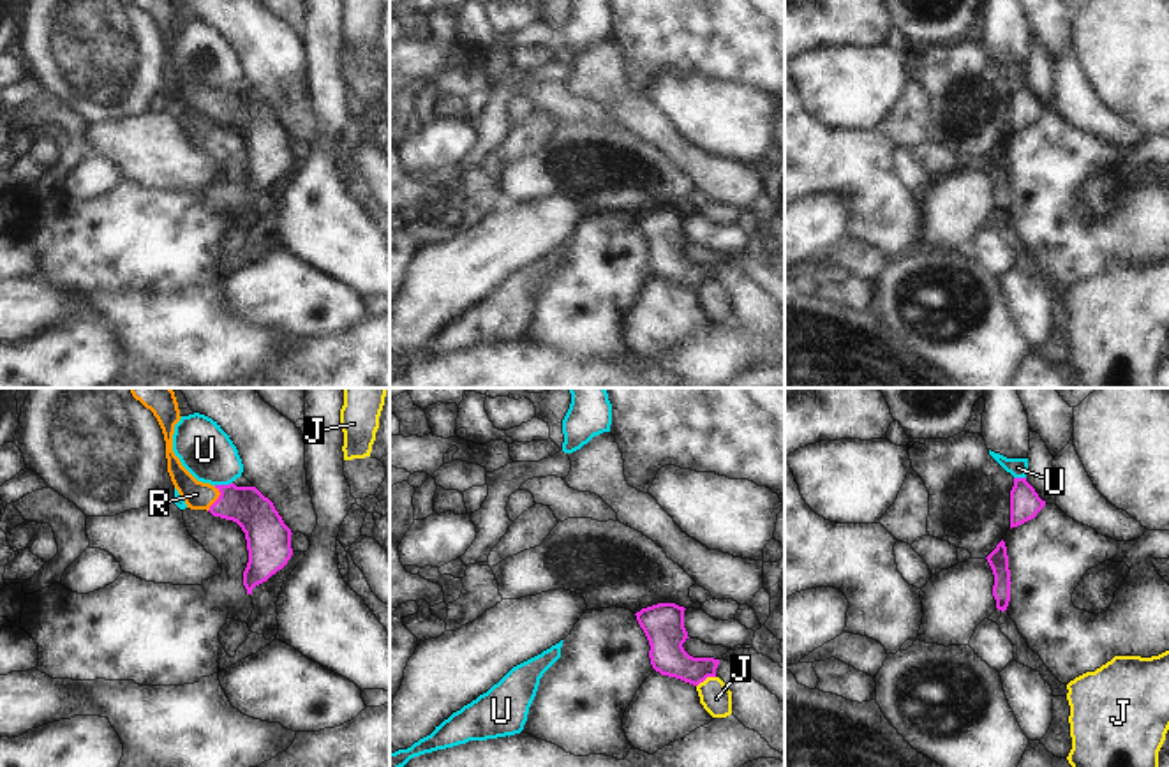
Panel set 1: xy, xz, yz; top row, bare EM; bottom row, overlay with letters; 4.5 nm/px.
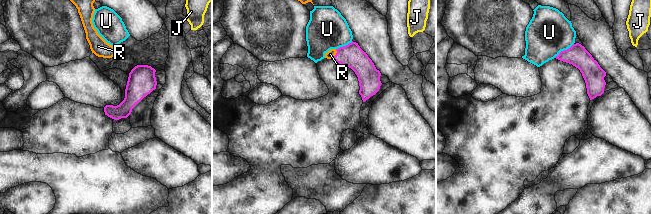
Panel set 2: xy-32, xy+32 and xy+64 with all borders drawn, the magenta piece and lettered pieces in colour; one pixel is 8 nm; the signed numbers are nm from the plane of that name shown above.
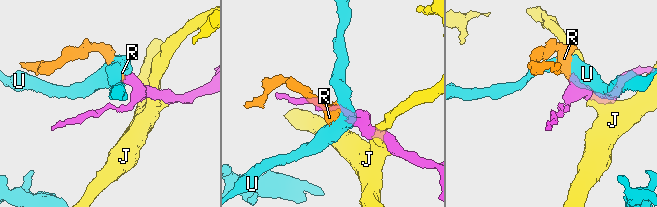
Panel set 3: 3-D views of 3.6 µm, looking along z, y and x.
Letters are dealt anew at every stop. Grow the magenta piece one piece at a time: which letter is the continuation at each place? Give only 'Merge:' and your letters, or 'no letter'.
Merge: R

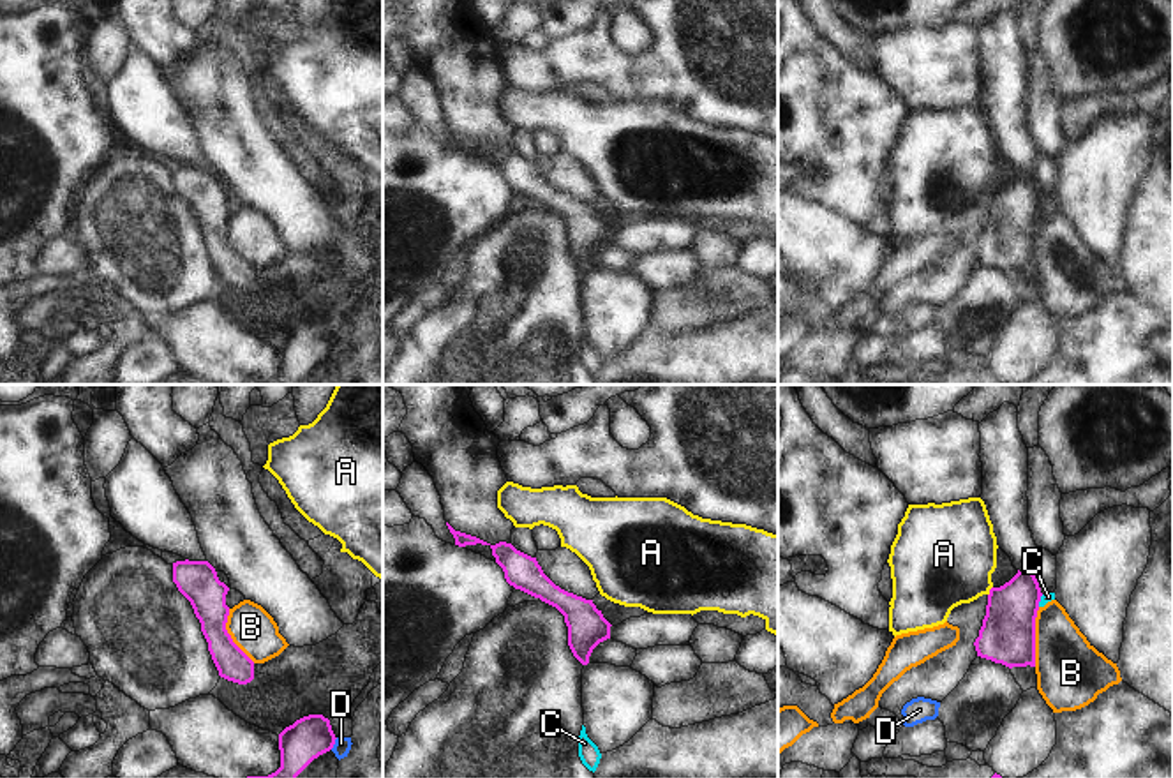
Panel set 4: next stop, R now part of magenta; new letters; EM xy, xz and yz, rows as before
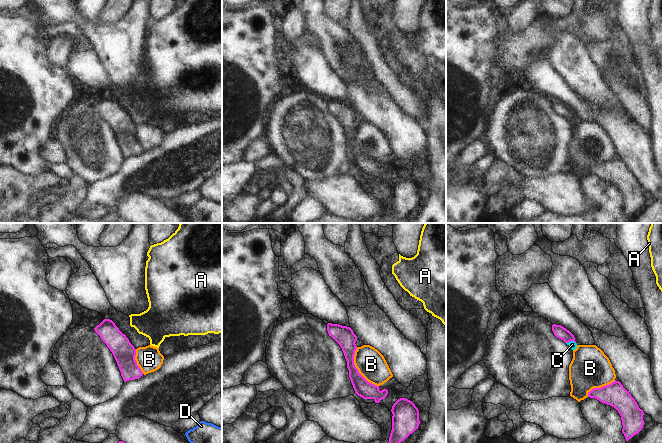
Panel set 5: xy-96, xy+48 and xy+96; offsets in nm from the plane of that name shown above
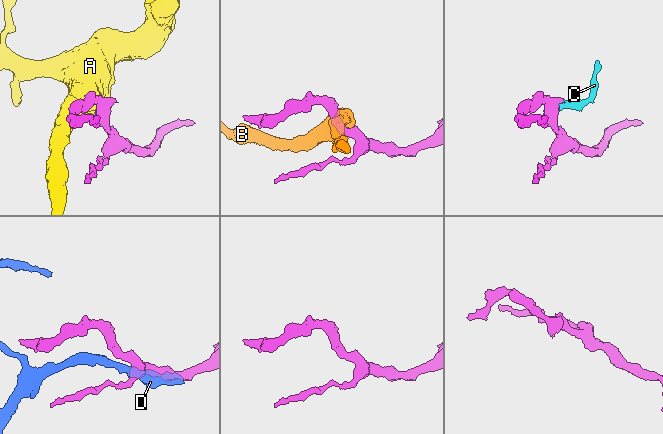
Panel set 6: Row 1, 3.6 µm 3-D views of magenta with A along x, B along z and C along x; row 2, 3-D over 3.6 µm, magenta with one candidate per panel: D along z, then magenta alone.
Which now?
Merge: C

